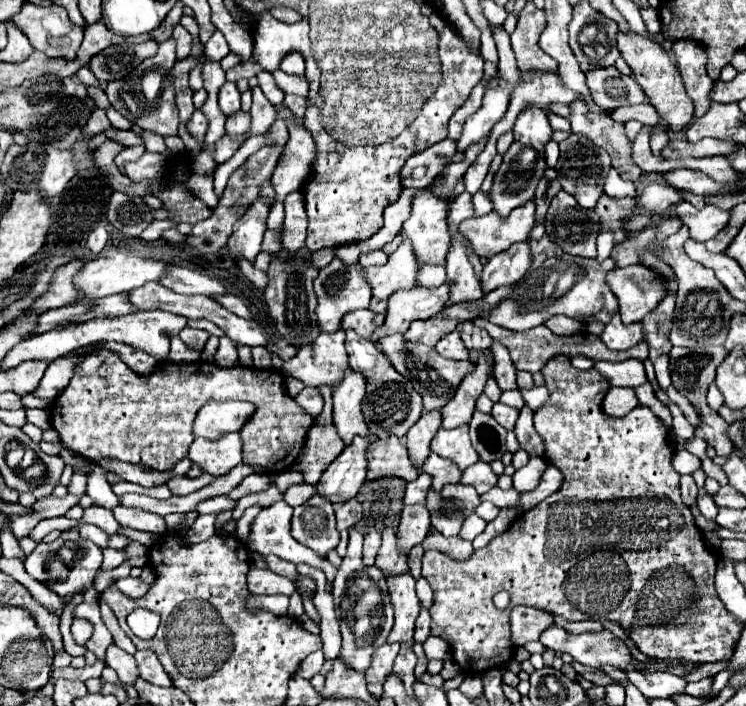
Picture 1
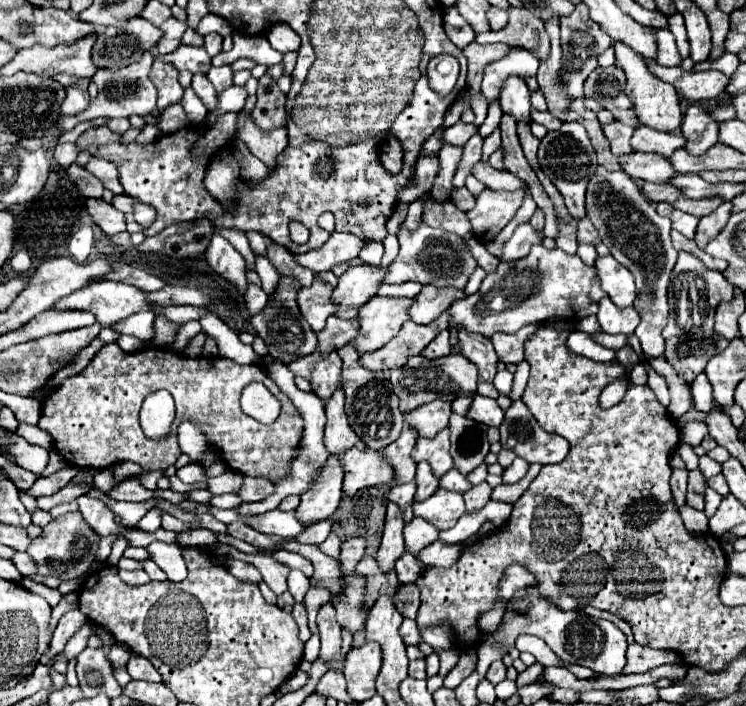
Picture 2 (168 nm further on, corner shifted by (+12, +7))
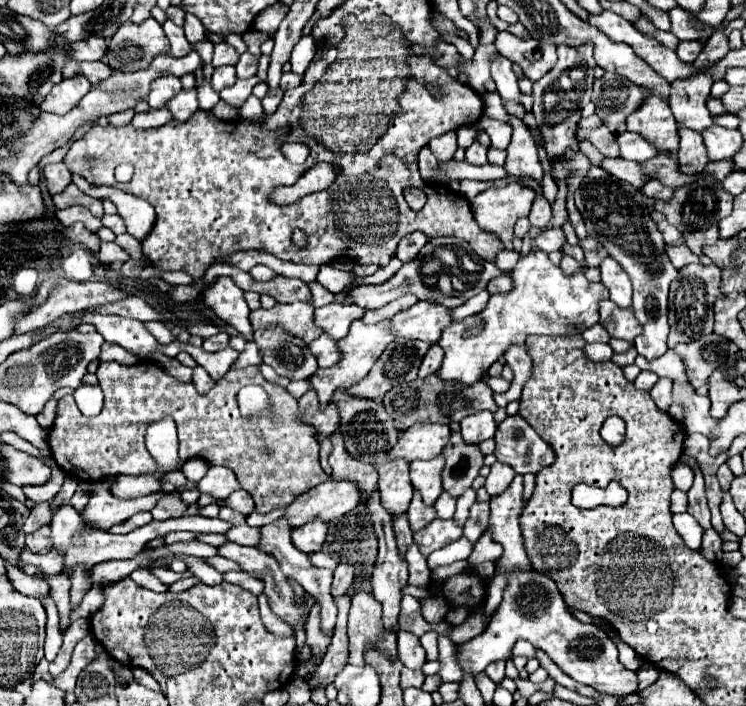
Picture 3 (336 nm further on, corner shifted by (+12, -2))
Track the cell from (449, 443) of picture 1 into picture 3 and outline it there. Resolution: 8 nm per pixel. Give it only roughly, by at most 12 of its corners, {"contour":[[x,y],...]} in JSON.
{"contour":[[444,457],[410,463],[410,481],[432,505],[442,489]]}

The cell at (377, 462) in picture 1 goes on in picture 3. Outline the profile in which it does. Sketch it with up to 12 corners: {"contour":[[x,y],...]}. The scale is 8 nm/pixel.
{"contour":[[328,479],[286,507],[292,527],[330,523],[356,509],[356,483]]}

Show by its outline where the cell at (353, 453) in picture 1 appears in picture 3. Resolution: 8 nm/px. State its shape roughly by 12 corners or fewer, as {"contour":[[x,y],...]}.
{"contour":[[320,517],[296,527],[292,543],[302,553],[320,551],[328,523]]}

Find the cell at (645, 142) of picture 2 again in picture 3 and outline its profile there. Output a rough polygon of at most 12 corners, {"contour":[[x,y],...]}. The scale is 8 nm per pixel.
{"contour":[[618,135],[620,157],[642,163],[660,155],[648,139]]}

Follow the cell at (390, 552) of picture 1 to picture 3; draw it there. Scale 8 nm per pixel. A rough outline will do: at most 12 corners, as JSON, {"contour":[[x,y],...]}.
{"contour":[[368,591],[352,597],[350,663],[364,665],[364,641],[380,641],[396,657],[382,605]]}

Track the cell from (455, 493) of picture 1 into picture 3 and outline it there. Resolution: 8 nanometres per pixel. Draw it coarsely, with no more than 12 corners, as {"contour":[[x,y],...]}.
{"contour":[[436,517],[414,533],[414,543],[428,557],[462,537],[454,519]]}

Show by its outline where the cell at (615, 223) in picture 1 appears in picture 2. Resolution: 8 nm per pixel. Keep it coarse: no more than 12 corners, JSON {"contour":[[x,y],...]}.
{"contour":[[588,218],[578,222],[580,244],[600,244],[598,232]]}

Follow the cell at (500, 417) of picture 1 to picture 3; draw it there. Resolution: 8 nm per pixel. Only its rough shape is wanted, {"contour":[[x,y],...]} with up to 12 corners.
{"contour":[[480,411],[460,421],[466,443],[494,437],[494,413]]}

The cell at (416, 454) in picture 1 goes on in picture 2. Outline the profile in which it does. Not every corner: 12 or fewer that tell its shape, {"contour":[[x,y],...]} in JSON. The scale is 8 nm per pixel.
{"contour":[[410,426],[382,450],[392,464],[392,486],[414,480],[410,452],[418,438]]}

